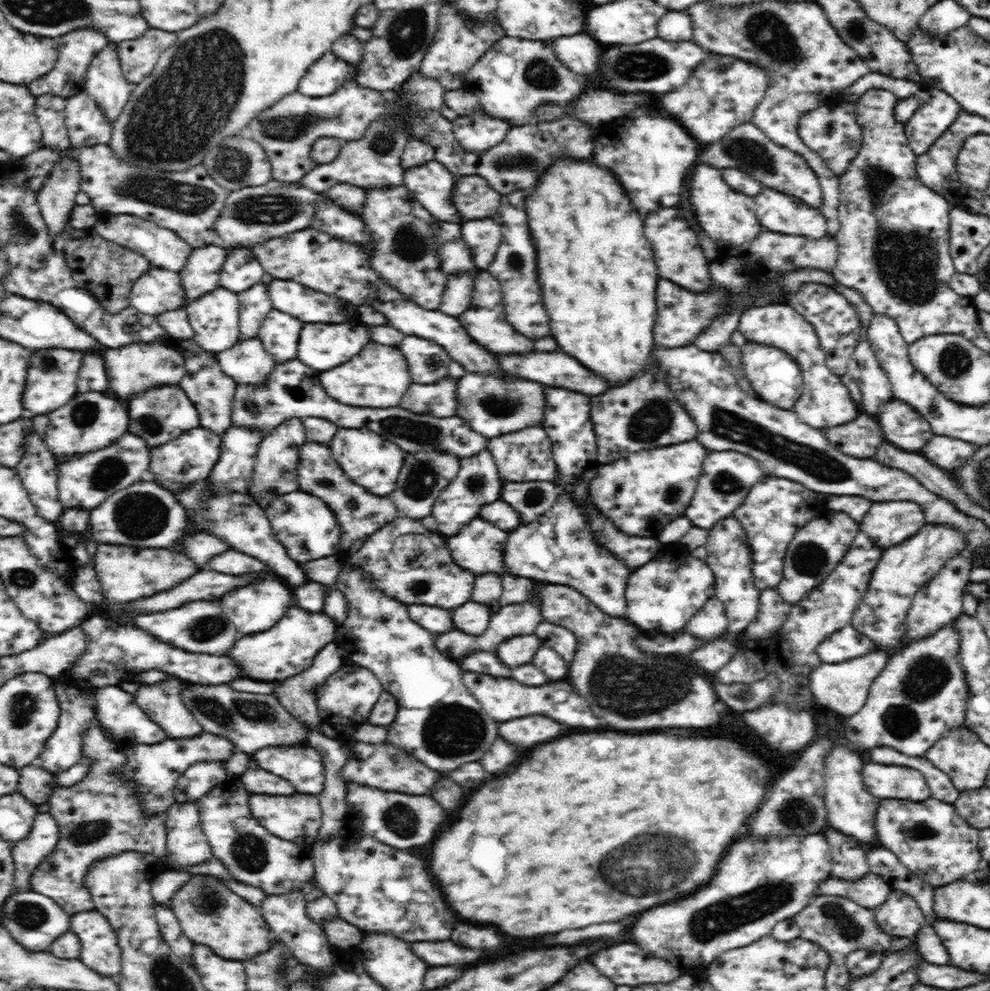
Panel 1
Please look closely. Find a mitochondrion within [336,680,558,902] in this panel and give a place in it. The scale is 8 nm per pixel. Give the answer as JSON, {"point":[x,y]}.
{"point":[450,731]}

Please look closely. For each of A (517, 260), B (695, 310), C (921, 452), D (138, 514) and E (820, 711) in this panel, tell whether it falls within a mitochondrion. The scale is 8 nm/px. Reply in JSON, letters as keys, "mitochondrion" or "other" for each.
{"A":"mitochondrion","B":"mitochondrion","C":"other","D":"mitochondrion","E":"other"}

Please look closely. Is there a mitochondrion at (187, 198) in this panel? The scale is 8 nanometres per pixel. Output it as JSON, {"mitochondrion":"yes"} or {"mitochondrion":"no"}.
{"mitochondrion":"yes"}

